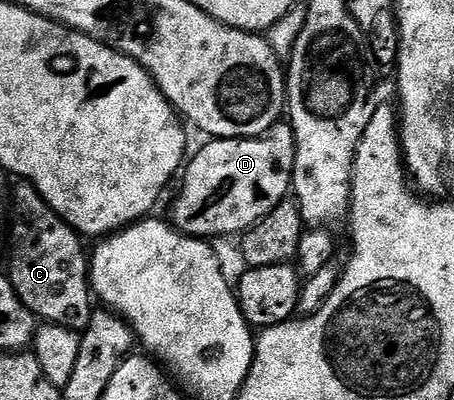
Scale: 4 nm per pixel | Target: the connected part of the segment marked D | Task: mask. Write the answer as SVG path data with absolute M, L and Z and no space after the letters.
M279 122L267 135L253 140L214 138L206 143L210 144L189 157L180 176L182 189L169 216L173 227L184 235L195 238L237 237L255 228L291 195L296 150L294 132L289 123Z

